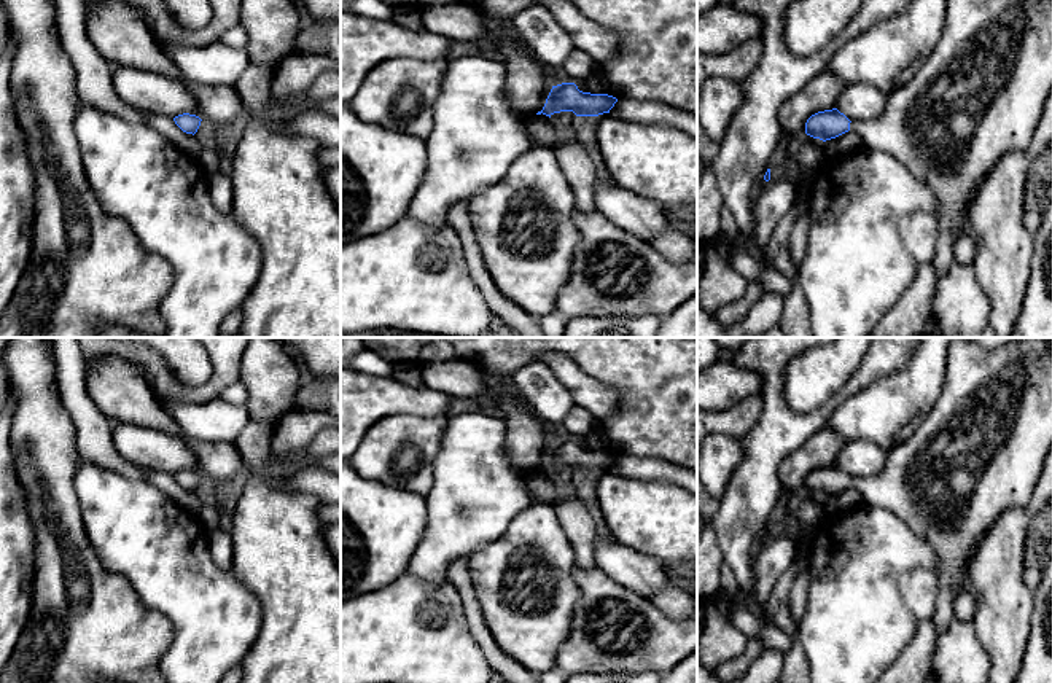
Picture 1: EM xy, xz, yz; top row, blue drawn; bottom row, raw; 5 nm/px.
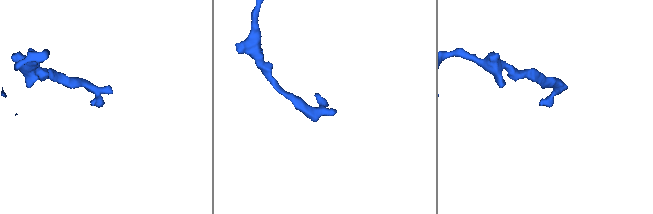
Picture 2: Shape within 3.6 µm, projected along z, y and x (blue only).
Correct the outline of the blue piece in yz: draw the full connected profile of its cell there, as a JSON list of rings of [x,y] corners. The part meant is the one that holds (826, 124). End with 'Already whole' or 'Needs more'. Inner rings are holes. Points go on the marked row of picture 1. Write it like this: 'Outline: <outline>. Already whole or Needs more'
Outline: [[[949,0],[947,10],[947,22],[945,29],[929,56],[929,59],[923,64],[920,72],[914,76],[914,80],[893,91],[886,99],[886,108],[883,115],[877,119],[866,121],[850,121],[844,113],[837,108],[824,110],[812,115],[805,123],[805,134],[820,139],[823,142],[836,139],[848,131],[859,135],[864,146],[872,150],[879,150],[891,154],[898,159],[918,181],[923,181],[936,196],[937,202],[937,224],[939,224],[939,237],[936,245],[936,255],[933,258],[933,264],[936,269],[936,279],[941,279],[947,274],[950,266],[953,264],[953,245],[957,239],[961,236],[961,224],[966,217],[966,209],[980,186],[980,183],[992,174],[993,167],[998,164],[999,158],[1006,151],[1027,151],[1031,137],[1036,131],[1036,126],[1042,116],[1042,110],[1047,100],[1047,96],[1052,89],[1052,0]]]. Needs more

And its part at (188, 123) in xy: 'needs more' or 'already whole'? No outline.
already whole

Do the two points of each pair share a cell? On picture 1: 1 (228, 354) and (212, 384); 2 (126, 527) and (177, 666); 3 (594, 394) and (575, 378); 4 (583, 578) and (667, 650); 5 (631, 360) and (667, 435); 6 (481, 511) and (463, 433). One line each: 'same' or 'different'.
1: same
2: same
3: same
4: same
5: same
6: same

